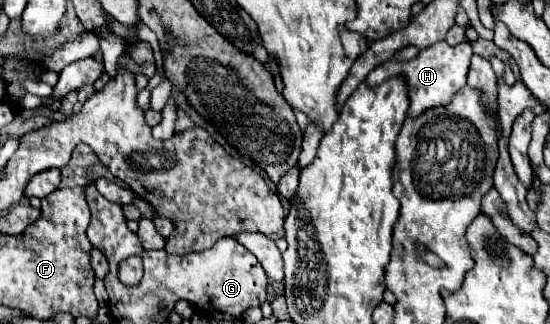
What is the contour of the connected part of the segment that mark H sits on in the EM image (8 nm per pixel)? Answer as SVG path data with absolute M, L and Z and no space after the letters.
M445 41L435 43L423 51L411 61L399 61L399 59L389 59L387 63L379 65L369 73L365 79L367 85L379 85L381 81L389 77L403 77L407 83L407 93L409 93L409 117L419 117L419 113L425 113L425 109L433 107L445 107L453 99L453 95L467 85L467 71L469 71L469 61L471 61L471 45L467 41L451 47Z

